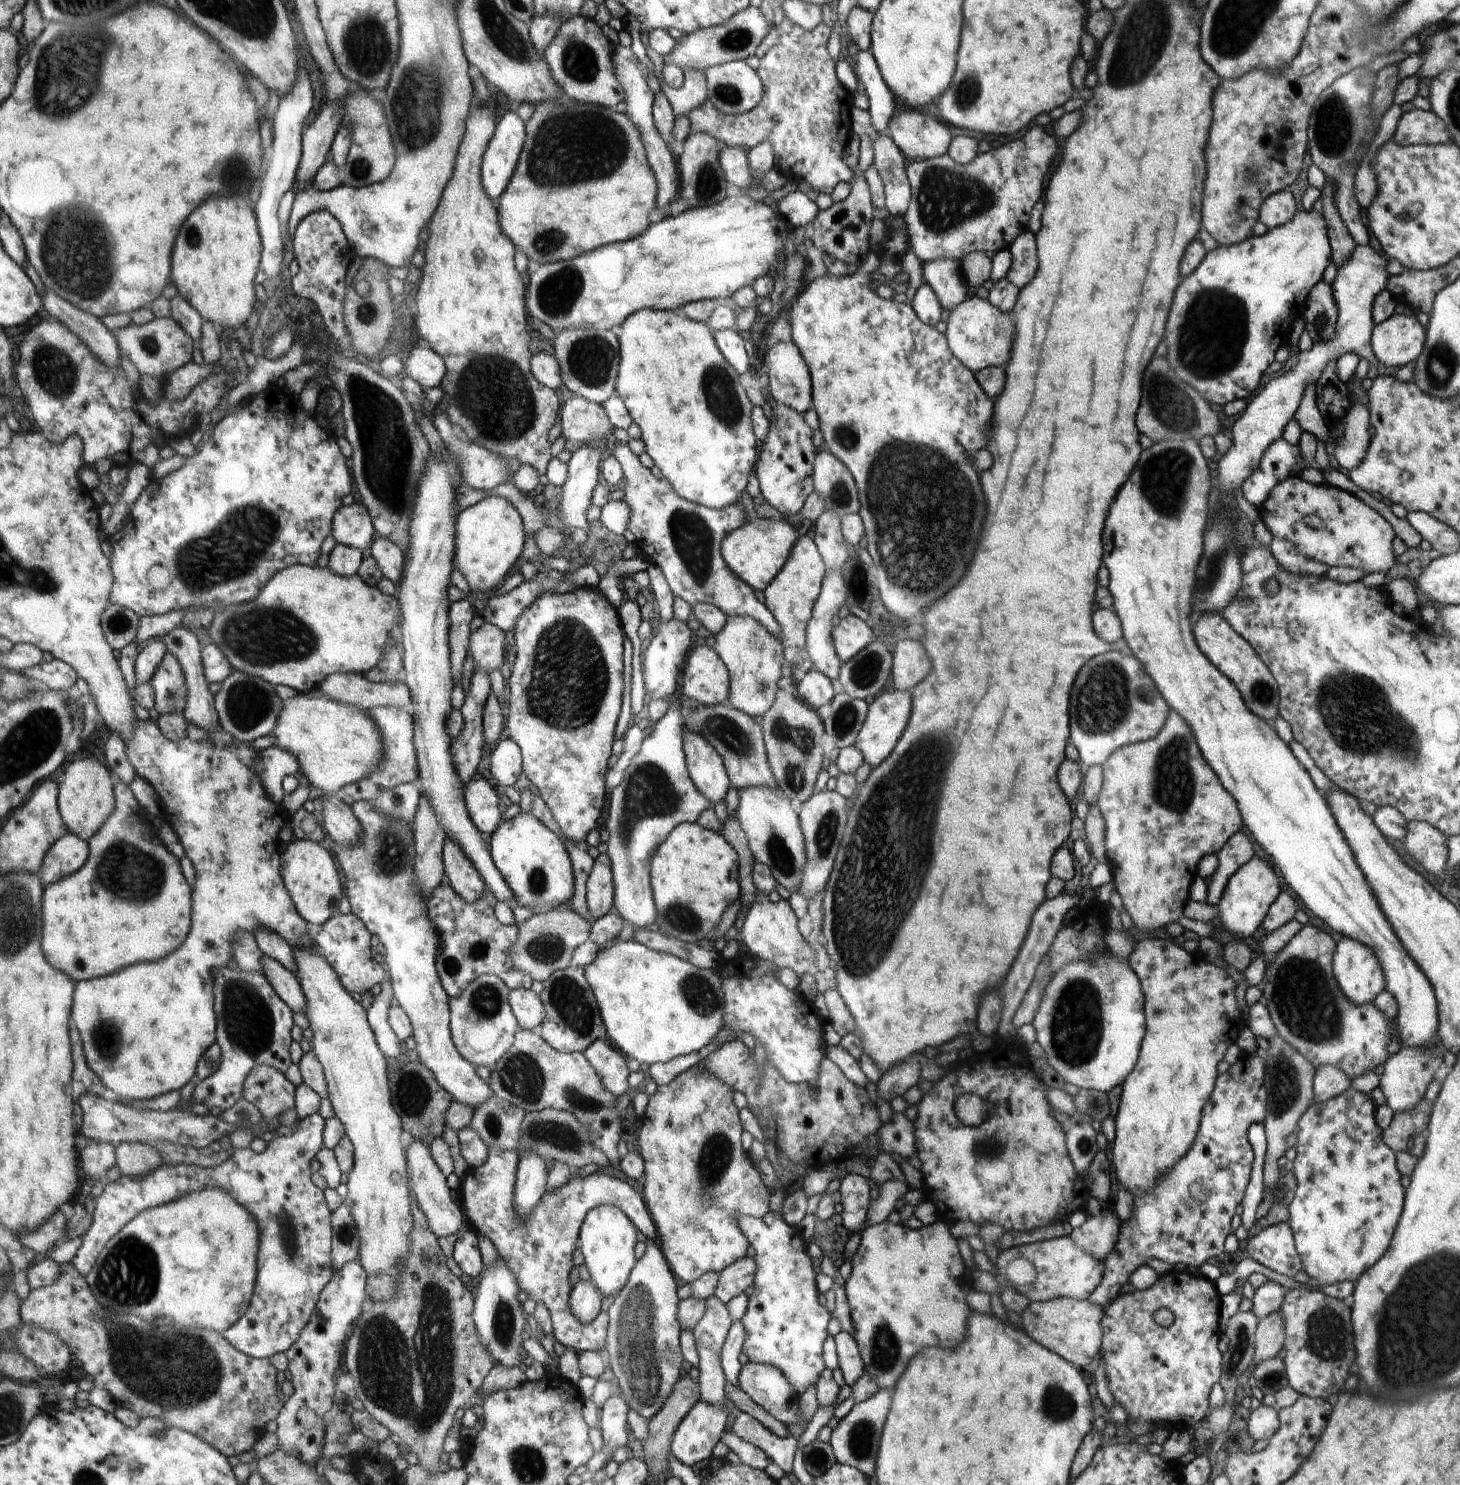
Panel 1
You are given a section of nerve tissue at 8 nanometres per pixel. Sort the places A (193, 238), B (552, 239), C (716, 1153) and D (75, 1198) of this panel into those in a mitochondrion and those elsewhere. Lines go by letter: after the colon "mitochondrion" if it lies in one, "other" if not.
A: mitochondrion
B: mitochondrion
C: mitochondrion
D: other

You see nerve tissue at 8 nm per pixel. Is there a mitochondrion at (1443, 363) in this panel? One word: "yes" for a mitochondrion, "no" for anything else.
yes

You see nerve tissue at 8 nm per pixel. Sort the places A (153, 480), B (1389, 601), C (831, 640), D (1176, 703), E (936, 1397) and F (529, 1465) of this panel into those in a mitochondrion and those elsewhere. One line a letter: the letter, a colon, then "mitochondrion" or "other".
A: other
B: other
C: other
D: other
E: other
F: mitochondrion

